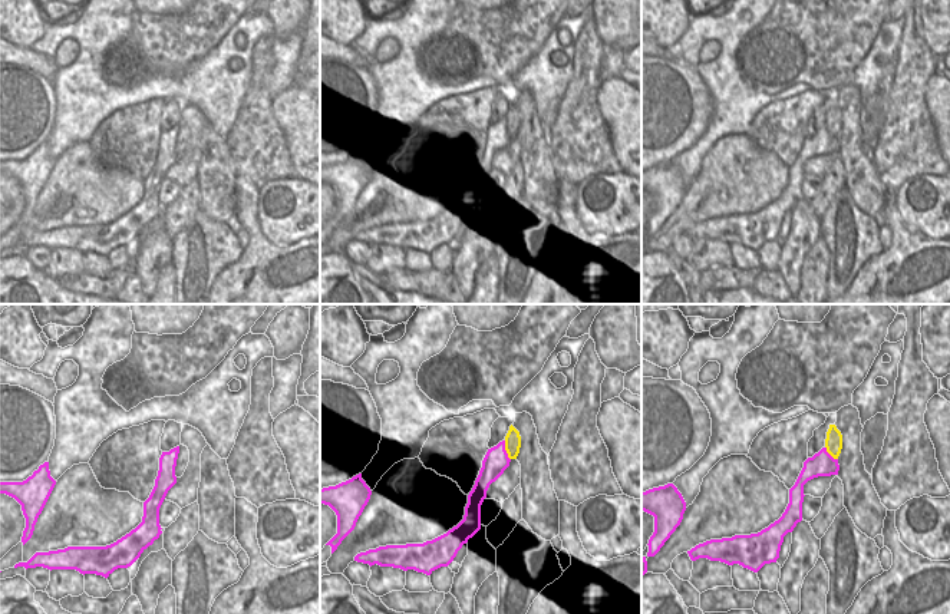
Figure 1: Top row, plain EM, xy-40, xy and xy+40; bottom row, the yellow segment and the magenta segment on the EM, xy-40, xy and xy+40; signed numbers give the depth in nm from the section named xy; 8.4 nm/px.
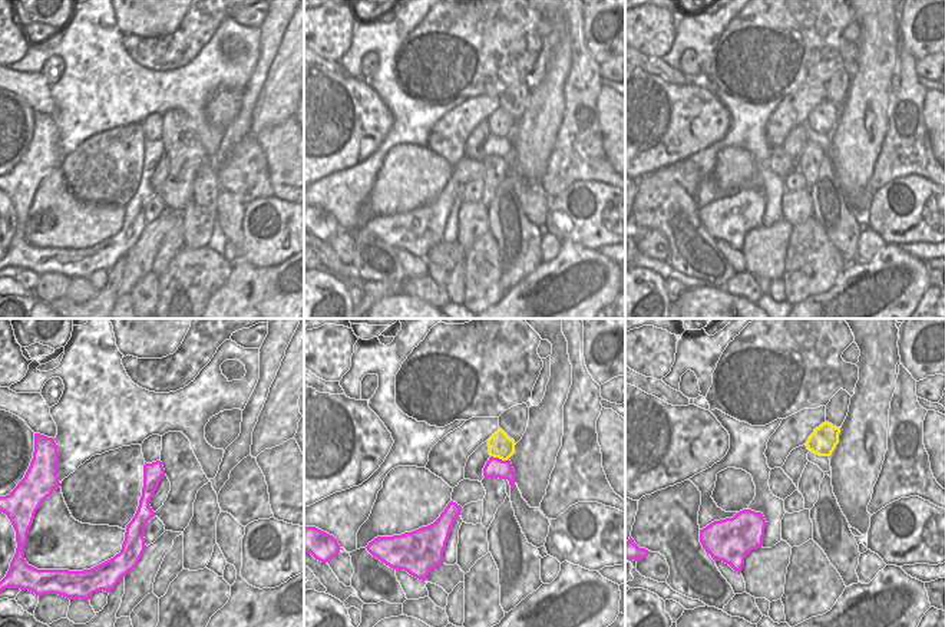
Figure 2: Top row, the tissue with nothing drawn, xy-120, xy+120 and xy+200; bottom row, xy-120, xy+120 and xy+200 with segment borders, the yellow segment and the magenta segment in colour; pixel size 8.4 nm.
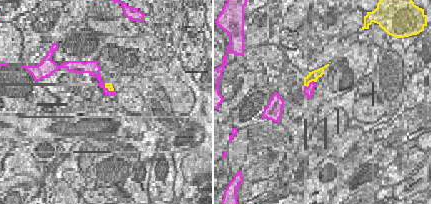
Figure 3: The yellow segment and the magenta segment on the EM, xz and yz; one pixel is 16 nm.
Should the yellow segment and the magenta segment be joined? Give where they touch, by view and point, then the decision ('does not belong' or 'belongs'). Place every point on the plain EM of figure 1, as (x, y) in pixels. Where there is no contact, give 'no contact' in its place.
xy (505, 128) | does not belong

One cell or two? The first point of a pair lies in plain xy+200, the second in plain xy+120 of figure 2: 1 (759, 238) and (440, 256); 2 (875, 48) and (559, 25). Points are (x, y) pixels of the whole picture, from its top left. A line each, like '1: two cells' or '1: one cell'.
1: one cell
2: one cell

